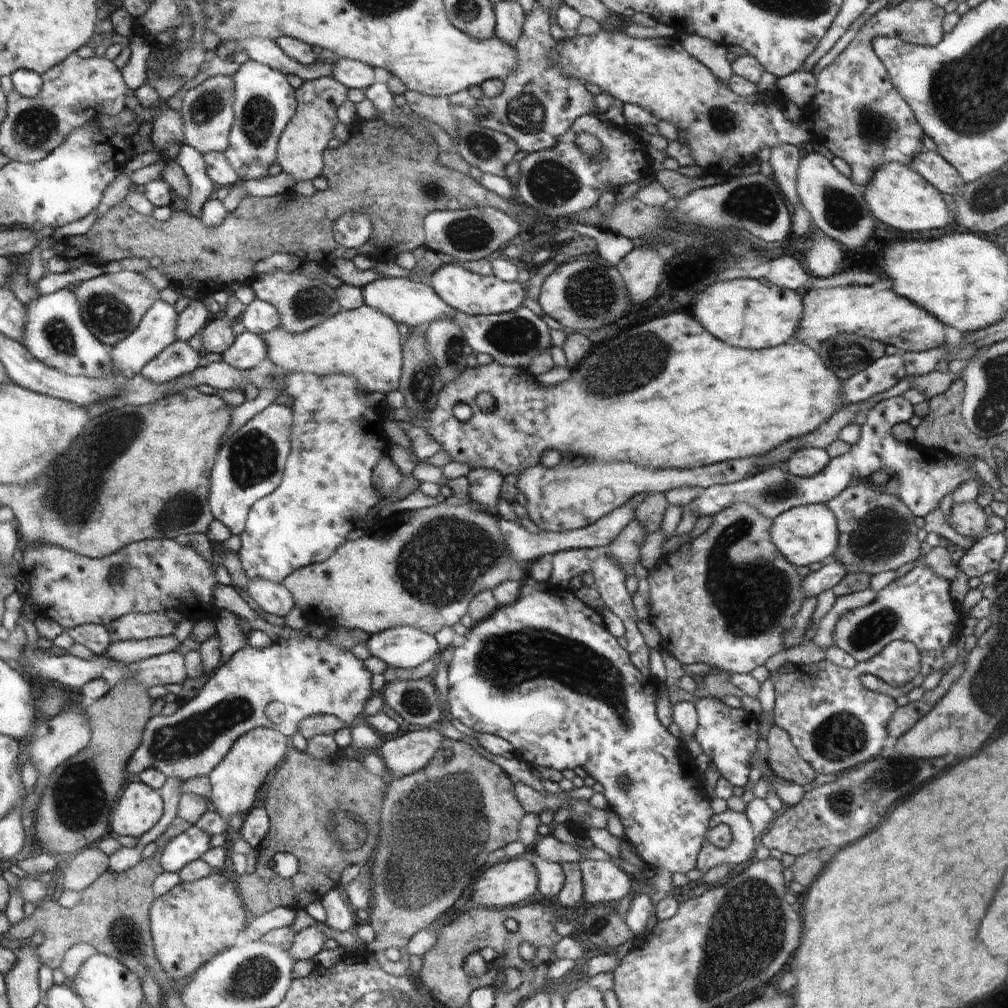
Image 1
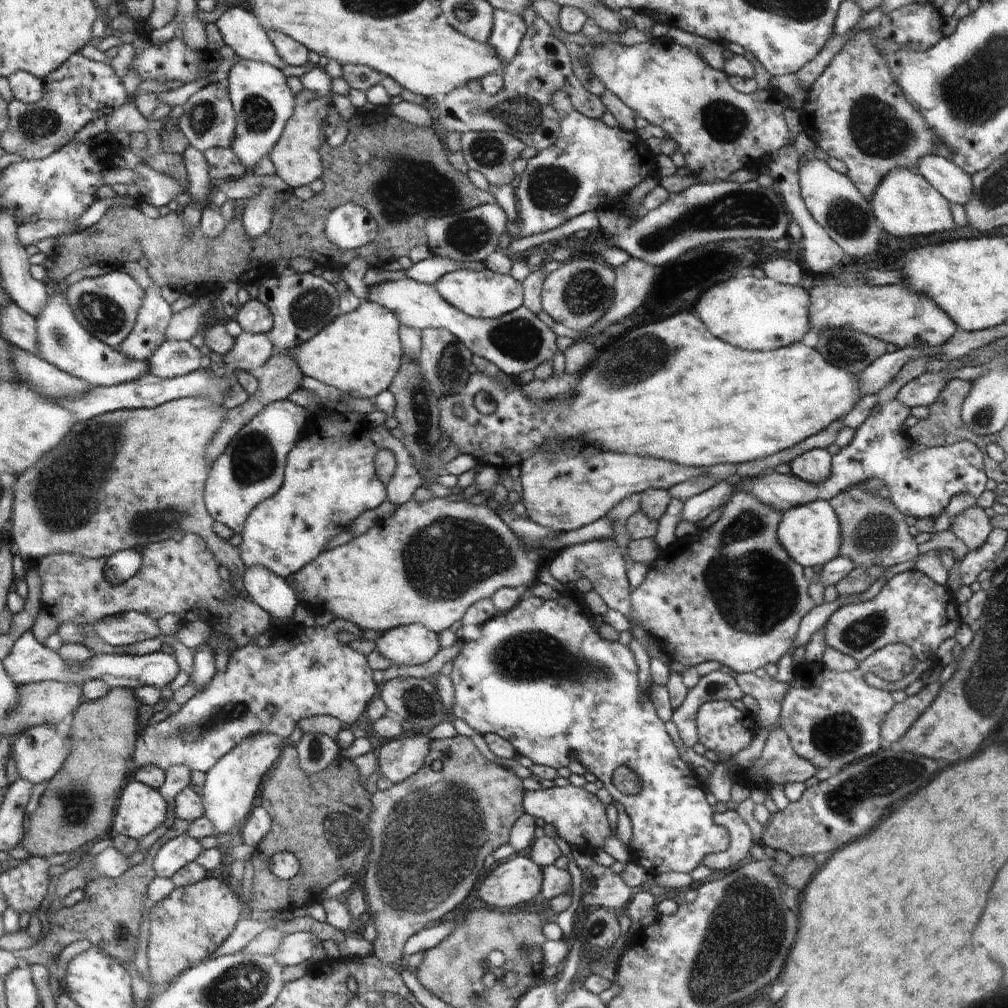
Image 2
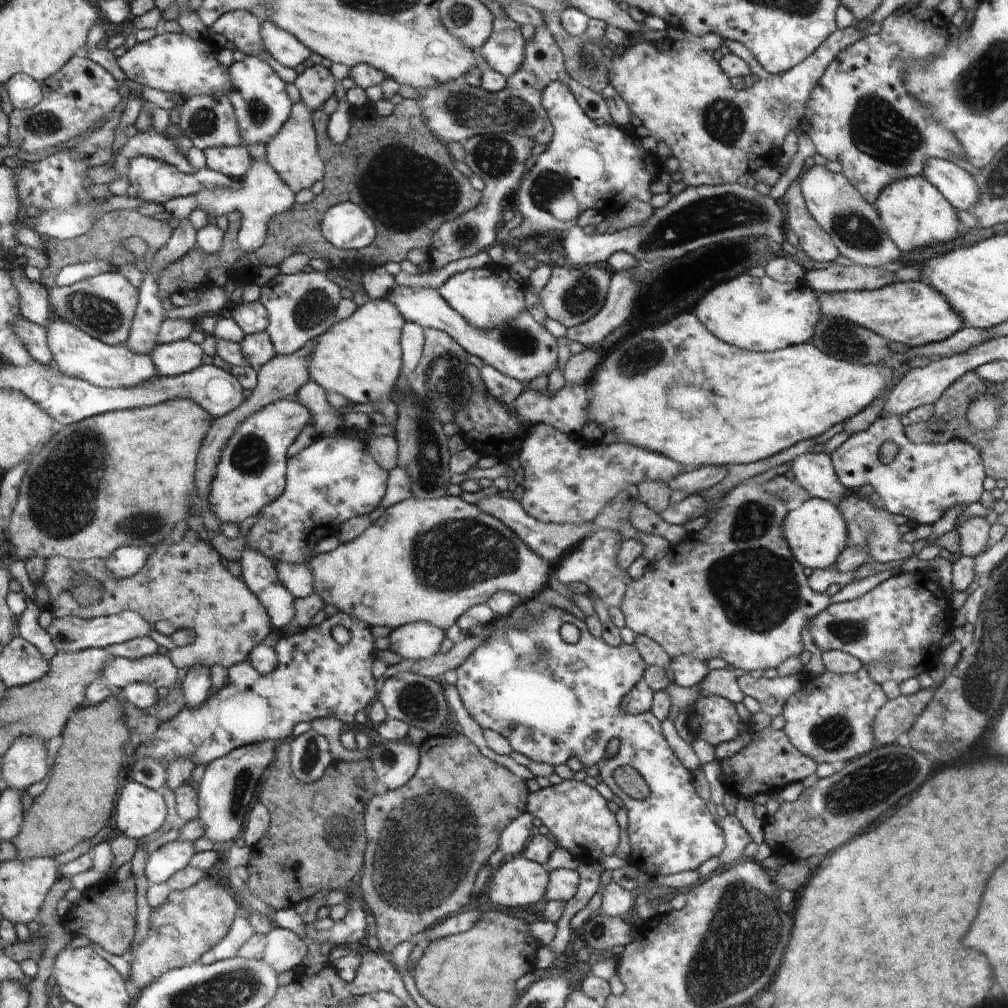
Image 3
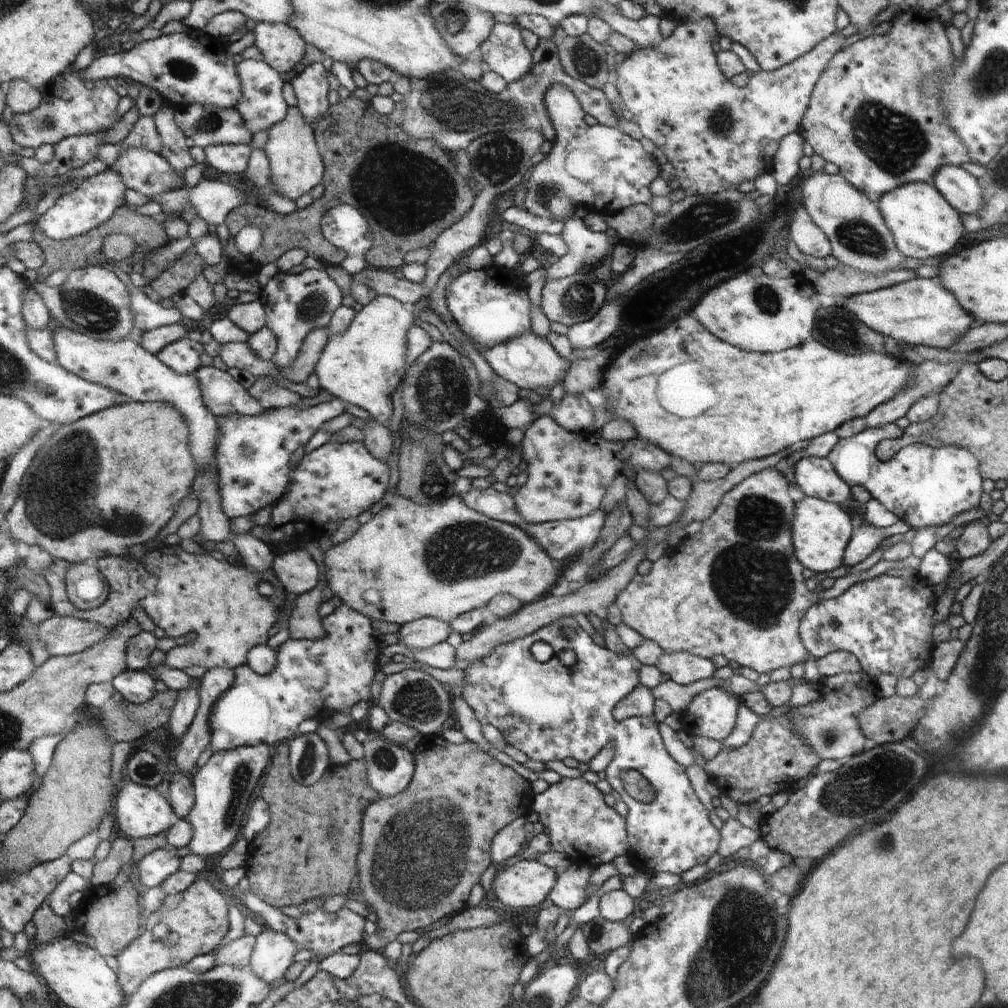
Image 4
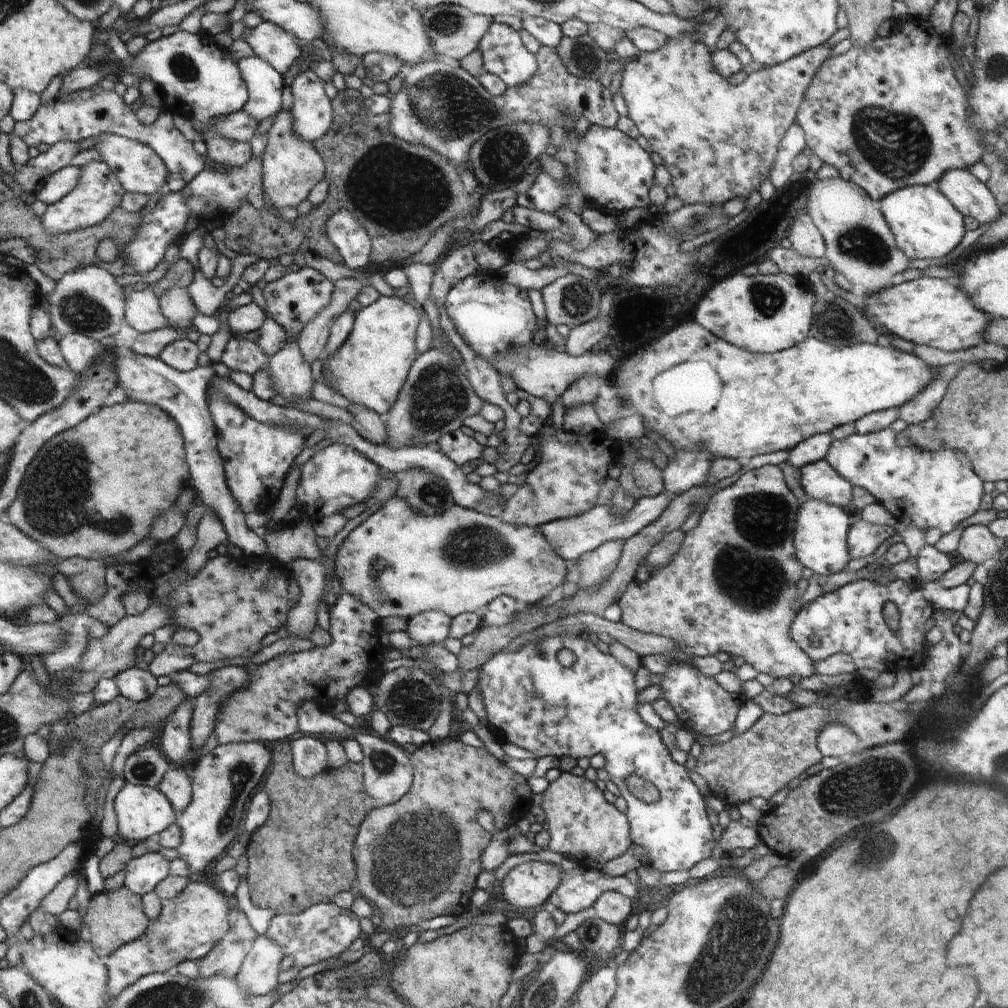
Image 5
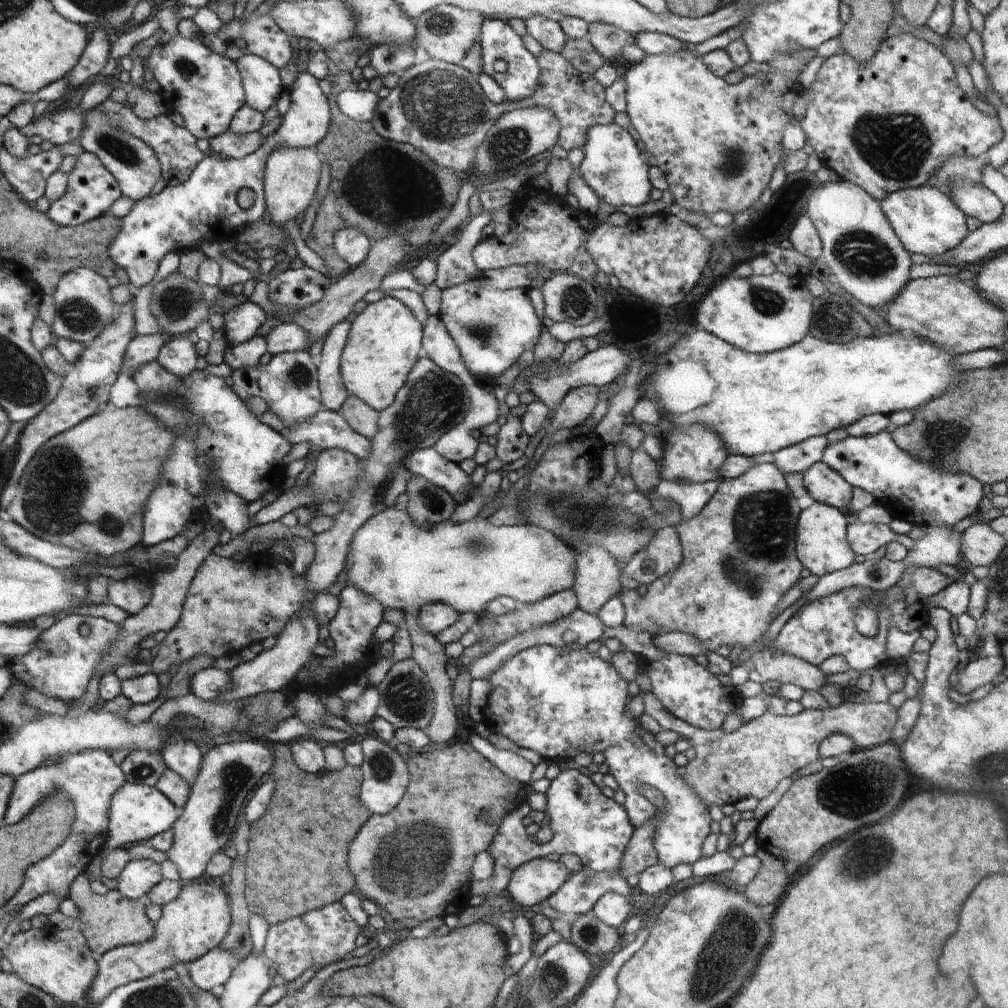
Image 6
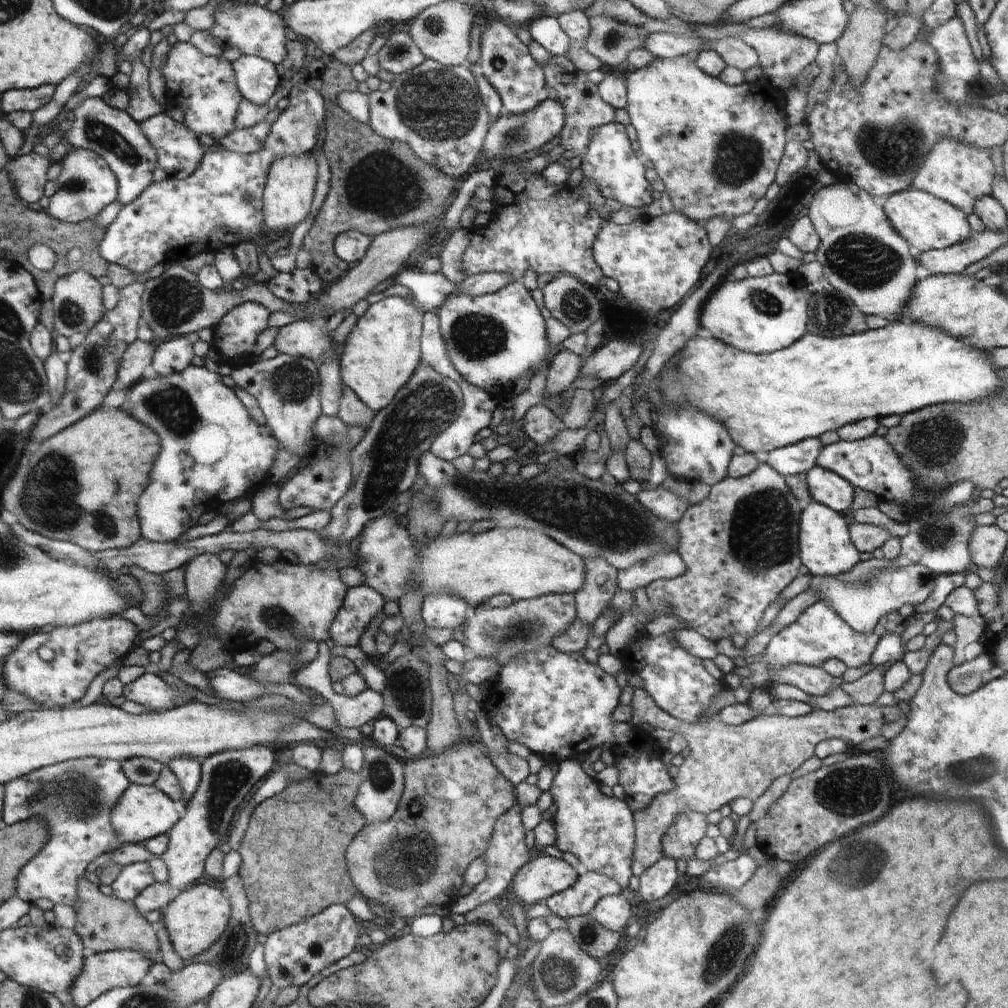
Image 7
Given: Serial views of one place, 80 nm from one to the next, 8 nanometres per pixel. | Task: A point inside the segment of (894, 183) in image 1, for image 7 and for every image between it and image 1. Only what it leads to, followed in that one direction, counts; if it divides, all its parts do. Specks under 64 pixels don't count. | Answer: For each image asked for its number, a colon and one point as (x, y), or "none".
2: (906, 204)
3: (914, 213)
4: (923, 224)
5: (925, 224)
6: (926, 220)
7: (926, 222)

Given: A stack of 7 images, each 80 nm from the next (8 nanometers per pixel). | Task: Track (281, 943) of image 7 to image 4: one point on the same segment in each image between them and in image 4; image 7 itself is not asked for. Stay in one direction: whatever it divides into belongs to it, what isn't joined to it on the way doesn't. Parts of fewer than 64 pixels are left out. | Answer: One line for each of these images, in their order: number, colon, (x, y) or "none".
4: (324, 933)
5: (323, 931)
6: (322, 936)

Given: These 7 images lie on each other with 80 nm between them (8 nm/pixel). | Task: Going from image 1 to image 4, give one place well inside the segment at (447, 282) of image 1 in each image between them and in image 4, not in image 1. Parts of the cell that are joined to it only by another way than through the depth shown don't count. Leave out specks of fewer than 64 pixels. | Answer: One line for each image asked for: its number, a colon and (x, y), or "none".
2: (486, 294)
3: (484, 298)
4: (489, 313)

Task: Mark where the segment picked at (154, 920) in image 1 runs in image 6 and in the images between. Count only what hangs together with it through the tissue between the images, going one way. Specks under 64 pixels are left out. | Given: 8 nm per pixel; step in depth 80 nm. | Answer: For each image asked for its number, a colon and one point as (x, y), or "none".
2: (185, 928)
3: (189, 922)
4: (189, 924)
5: (190, 925)
6: (197, 920)

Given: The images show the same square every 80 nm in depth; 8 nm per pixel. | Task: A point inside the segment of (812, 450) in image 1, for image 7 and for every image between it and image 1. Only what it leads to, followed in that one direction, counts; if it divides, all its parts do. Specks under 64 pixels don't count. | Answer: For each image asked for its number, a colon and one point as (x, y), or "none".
2: (814, 466)
3: (815, 471)
4: (817, 477)
5: (819, 480)
6: (825, 485)
7: (828, 488)

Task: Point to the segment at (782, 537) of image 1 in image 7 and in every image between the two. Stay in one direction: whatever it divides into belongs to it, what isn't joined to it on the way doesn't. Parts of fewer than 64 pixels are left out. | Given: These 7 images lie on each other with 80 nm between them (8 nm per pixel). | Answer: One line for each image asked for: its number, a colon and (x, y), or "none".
2: (811, 533)
3: (816, 532)
4: (822, 531)
5: (822, 533)
6: (823, 546)
7: (825, 544)

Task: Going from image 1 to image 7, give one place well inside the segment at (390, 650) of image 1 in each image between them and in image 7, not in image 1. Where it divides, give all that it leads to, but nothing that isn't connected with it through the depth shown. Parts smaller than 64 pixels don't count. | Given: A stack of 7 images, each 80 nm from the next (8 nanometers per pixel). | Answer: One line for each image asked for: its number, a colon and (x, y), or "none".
2: (412, 644)
3: (416, 641)
4: (428, 632)
5: (429, 627)
6: (433, 619)
7: (440, 611)

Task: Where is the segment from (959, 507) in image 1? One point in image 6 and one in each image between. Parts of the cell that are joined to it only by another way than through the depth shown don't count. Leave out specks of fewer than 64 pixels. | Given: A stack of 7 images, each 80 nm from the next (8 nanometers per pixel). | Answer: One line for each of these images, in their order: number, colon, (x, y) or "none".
2: (972, 526)
3: (974, 532)
4: (975, 539)
5: (977, 544)
6: (979, 543)

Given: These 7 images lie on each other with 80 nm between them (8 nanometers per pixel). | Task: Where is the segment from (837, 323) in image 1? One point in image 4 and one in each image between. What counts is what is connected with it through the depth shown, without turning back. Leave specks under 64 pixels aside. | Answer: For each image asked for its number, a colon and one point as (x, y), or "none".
2: (894, 314)
3: (913, 313)
4: (917, 311)

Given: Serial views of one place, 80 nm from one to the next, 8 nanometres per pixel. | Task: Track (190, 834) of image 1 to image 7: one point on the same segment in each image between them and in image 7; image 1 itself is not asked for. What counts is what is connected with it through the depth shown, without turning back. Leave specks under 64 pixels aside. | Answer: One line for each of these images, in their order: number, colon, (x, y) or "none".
2: (179, 851)
3: (171, 857)
4: (155, 867)
5: (143, 874)
6: (137, 878)
7: (134, 878)

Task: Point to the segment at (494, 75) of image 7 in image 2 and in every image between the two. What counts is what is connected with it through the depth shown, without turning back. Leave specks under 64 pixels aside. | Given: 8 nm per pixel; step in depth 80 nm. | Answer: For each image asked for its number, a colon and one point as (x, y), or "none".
2: (509, 28)
3: (504, 52)
4: (504, 50)
5: (504, 54)
6: (499, 41)

